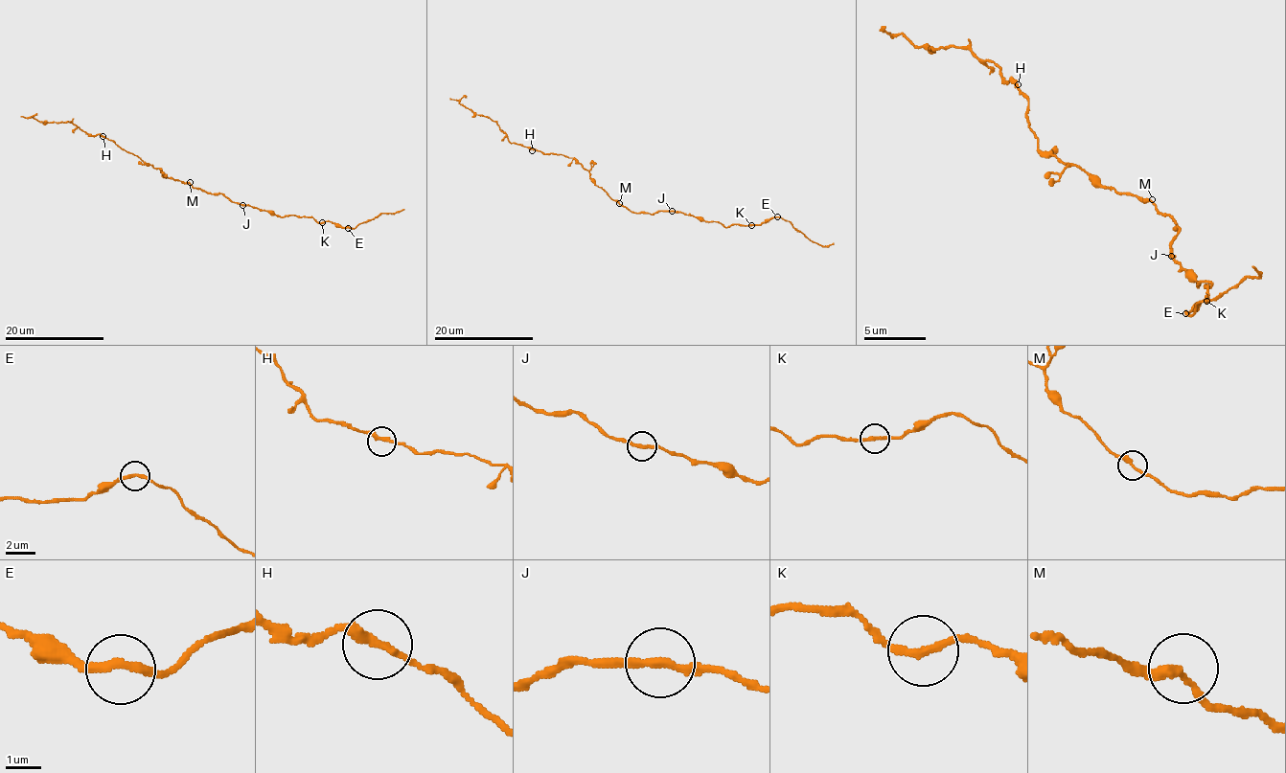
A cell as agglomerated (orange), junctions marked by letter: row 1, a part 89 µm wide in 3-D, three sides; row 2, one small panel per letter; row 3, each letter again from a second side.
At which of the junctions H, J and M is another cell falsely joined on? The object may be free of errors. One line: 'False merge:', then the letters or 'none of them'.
False merge: none of them

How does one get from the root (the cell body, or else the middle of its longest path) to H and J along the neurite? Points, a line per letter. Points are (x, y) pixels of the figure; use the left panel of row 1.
H: (198, 189), (167, 178), (160, 169), (148, 165), (103, 136)
J: (198, 189), (224, 194), (233, 202), (242, 204)

